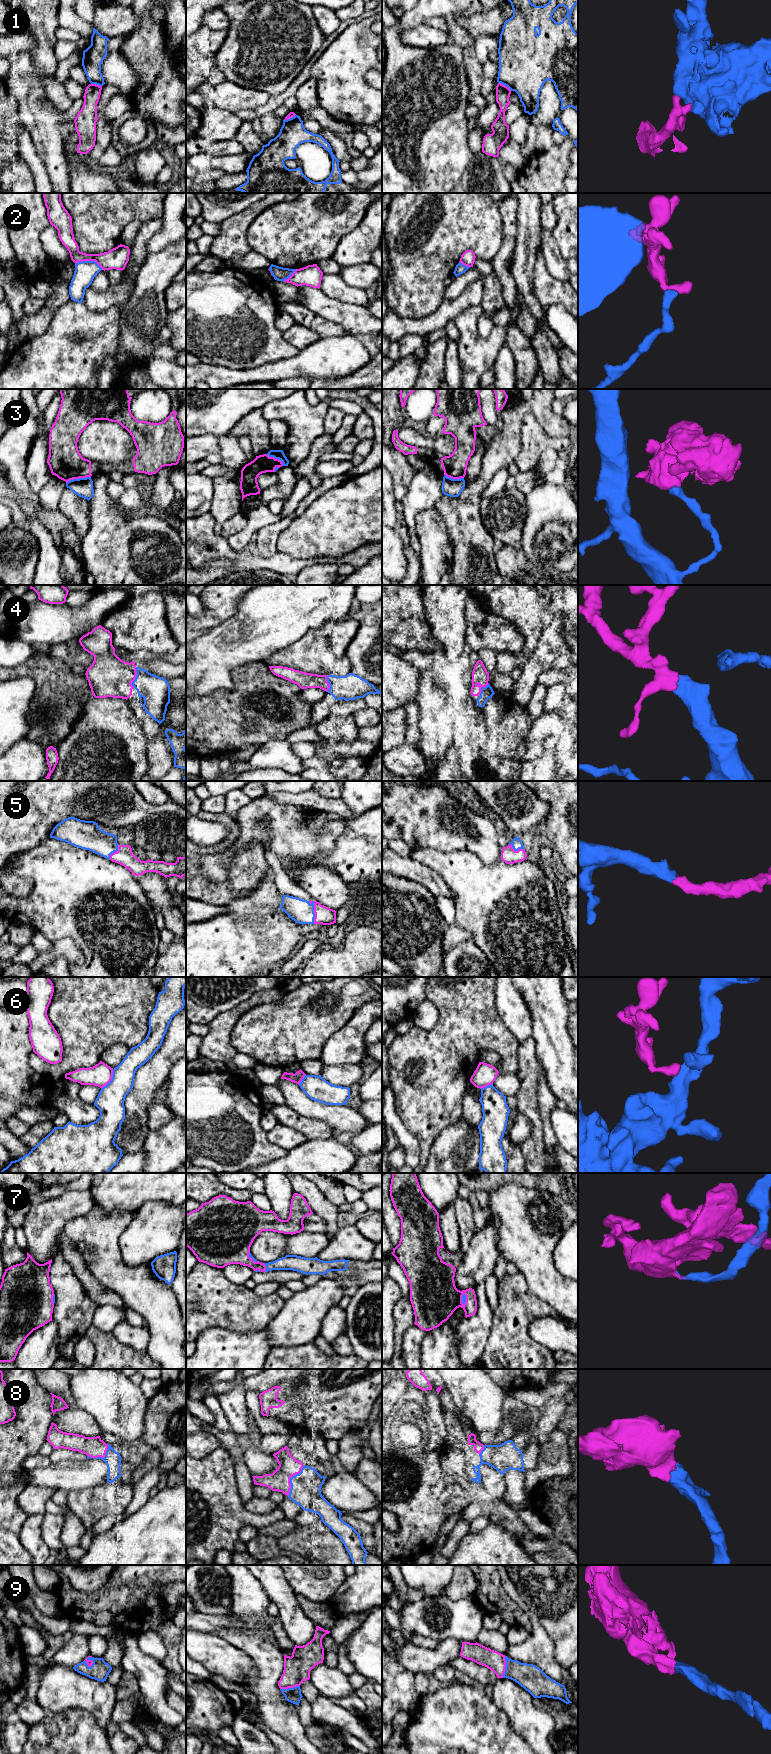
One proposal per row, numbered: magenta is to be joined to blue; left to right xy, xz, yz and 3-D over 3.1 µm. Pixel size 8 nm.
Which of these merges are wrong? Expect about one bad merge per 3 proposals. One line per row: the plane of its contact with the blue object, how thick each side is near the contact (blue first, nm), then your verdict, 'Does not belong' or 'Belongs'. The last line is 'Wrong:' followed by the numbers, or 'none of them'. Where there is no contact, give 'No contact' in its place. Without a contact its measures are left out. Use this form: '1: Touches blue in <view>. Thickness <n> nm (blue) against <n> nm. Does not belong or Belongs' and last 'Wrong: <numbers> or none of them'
1: Touches blue in yz. Thickness 440 nm (blue) against 110 nm. Does not belong
2: Touches blue in xy. Thickness 170 nm (blue) against 180 nm. Does not belong
3: Touches blue in xy. Thickness 160 nm (blue) against 260 nm. Does not belong
4: Touches blue in xy. Thickness 240 nm (blue) against 340 nm. Belongs
5: Touches blue in xz. Thickness 190 nm (blue) against 140 nm. Belongs
6: Touches blue in xy. Thickness 220 nm (blue) against 180 nm. Does not belong
7: Touches blue in xz. Thickness 130 nm (blue) against 160 nm. Belongs
8: Touches blue in xz. Thickness 240 nm (blue) against 170 nm. Belongs
9: Touches blue in yz. Thickness 200 nm (blue) against 160 nm. Belongs
Wrong: 1, 2, 3, 6

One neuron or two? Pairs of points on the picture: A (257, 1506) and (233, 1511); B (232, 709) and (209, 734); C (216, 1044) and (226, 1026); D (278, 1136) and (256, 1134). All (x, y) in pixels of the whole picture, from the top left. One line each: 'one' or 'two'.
A: two
B: one
C: one
D: two

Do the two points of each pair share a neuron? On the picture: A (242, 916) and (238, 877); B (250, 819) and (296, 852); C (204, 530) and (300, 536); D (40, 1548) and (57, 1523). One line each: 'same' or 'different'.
A: different
B: same
C: different
D: different

